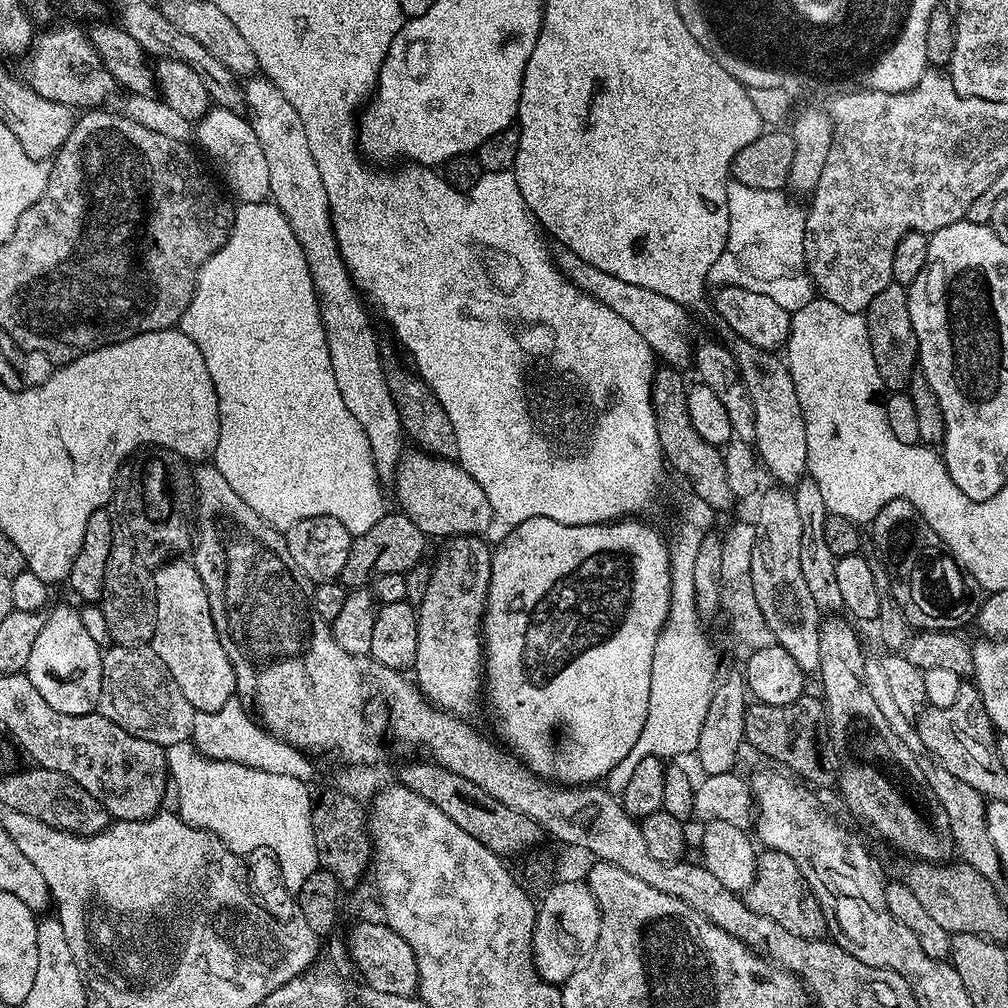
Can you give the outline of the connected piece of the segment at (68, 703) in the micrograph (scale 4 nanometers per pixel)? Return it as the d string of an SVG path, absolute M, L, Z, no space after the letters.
M60 604L45 615L44 625L30 649L26 676L46 702L62 714L82 715L97 711L102 690L102 650L82 626L79 611Z

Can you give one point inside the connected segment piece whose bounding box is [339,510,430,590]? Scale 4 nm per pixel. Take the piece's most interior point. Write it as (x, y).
(395, 545)

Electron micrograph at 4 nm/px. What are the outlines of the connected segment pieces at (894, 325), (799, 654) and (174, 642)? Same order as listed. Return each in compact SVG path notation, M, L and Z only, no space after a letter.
M890 283L874 302L870 302L866 313L868 337L878 366L880 383L888 390L904 390L912 383L912 377L918 368L918 349L914 326L910 322L908 290L905 285Z
M772 486L768 493L765 491L759 497L760 509L754 517L756 533L754 534L753 552L750 554L750 579L753 582L754 596L758 608L765 618L773 641L780 645L794 662L806 674L812 674L819 669L818 642L820 641L820 621L822 610L814 602L810 594L810 586L806 586L806 578L802 578L802 522L798 519L798 506L795 495L782 486Z
M191 559L172 560L160 565L152 572L152 581L156 587L156 629L150 647L162 658L162 666L170 670L170 678L178 682L178 690L186 694L186 702L197 712L214 712L222 709L236 691L236 670L233 657L228 655L218 638L214 618L210 614L210 598L198 570Z

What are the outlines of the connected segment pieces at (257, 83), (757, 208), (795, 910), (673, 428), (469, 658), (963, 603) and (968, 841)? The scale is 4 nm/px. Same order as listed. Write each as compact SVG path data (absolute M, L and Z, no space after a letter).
M249 75L243 81L242 91L246 119L254 134L258 134L262 154L266 154L266 167L270 169L271 203L282 210L290 230L294 230L294 238L298 238L306 254L312 285L320 302L320 317L326 330L330 366L334 370L334 382L338 382L338 394L342 402L346 402L346 410L358 418L370 442L381 485L391 485L396 478L398 462L406 451L404 427L398 418L398 406L394 406L394 398L390 398L390 386L386 386L381 345L376 345L376 332L368 322L365 303L352 281L332 229L326 186L322 186L318 162L314 162L314 154L310 154L308 132L302 126L302 118L298 118L298 110L290 106L286 94L282 94L267 76Z
M729 183L728 244L716 262L714 276L724 286L764 292L791 314L803 310L814 299L814 285L804 262L806 212L784 195L783 191L754 190L754 186Z
M764 850L757 855L756 873L742 899L748 903L750 910L754 910L754 914L762 914L770 918L770 922L778 922L782 930L790 930L790 934L798 938L819 940L828 932L828 923L818 898L805 882L794 858L786 858L786 854L781 852Z
M657 367L652 374L652 405L658 430L658 442L664 452L667 467L672 468L680 476L688 479L688 488L709 504L712 509L721 510L734 503L730 486L726 482L723 451L715 444L708 444L694 430L694 422L690 422L688 409L688 388L684 380L672 368Z
M453 536L447 541L444 553L432 568L432 577L418 603L418 654L414 665L415 683L421 692L438 708L457 709L461 713L473 707L474 698L482 684L482 625L490 590L490 570L493 549L487 539L478 536Z
M910 501L886 502L870 521L871 528L872 544L880 551L877 553L888 572L894 598L913 629L960 630L963 624L977 619L982 603L980 583L965 575L952 551Z
M869 659L865 663L864 681L866 690L870 690L870 695L878 705L878 710L882 710L886 722L890 722L890 730L894 730L894 734L898 734L898 738L902 738L902 742L906 742L910 754L917 756L918 766L922 770L934 798L938 798L938 802L942 802L942 810L946 810L946 818L950 820L950 834L956 843L959 859L963 863L974 866L974 870L978 870L978 874L982 874L986 879L993 882L999 881L998 878L1001 879L1002 876L1000 859L998 850L994 850L994 842L990 842L990 834L986 830L985 797L981 796L978 790L974 790L974 786L966 786L966 782L962 782L962 778L954 778L954 774L950 774L950 770L943 768L939 760L929 755L927 746L918 734L913 717L902 714L902 710L898 710L898 705L894 703L894 690L890 690L890 682L886 682L884 666L879 659Z

